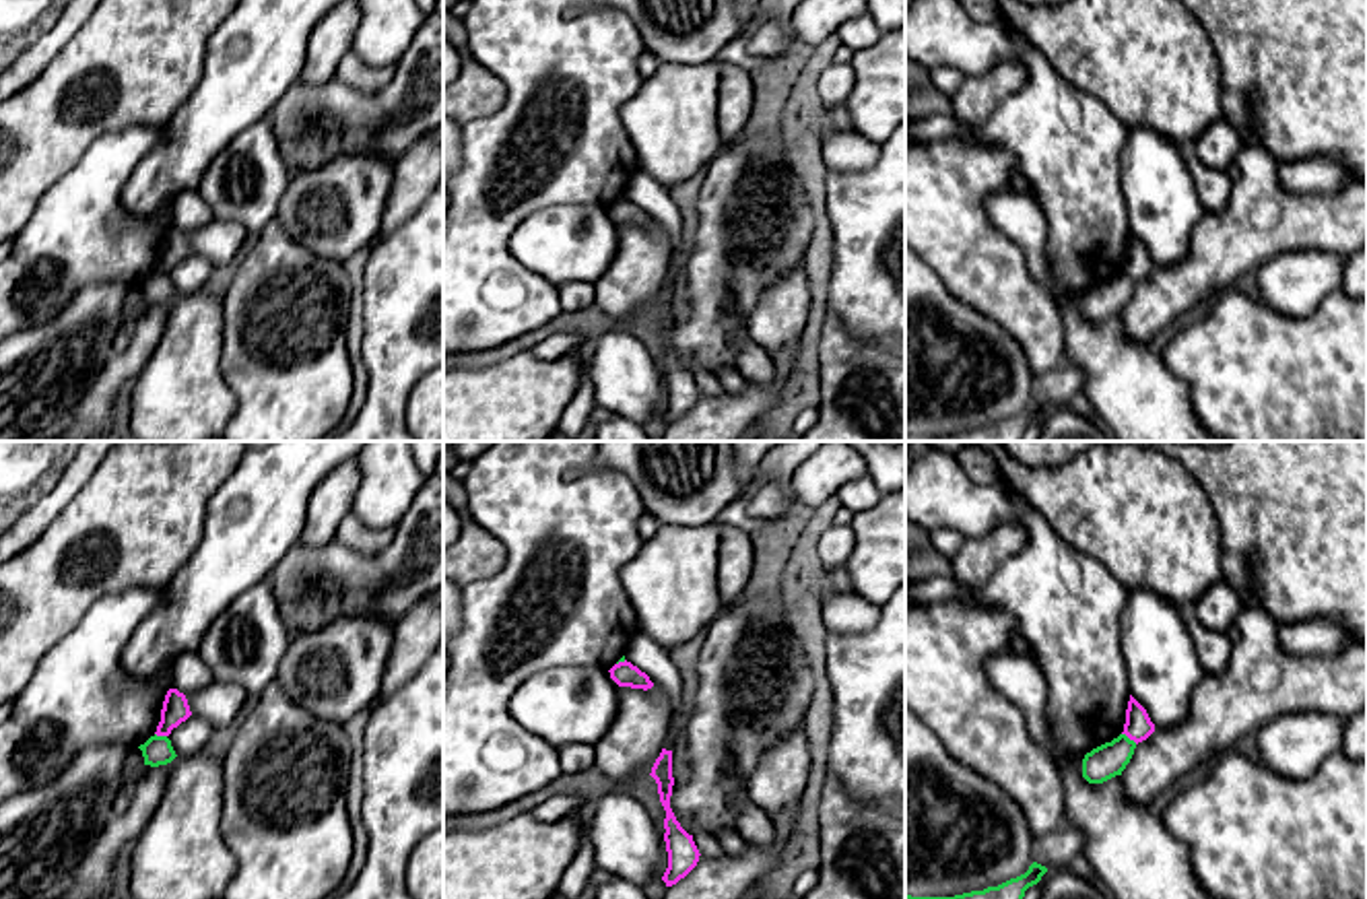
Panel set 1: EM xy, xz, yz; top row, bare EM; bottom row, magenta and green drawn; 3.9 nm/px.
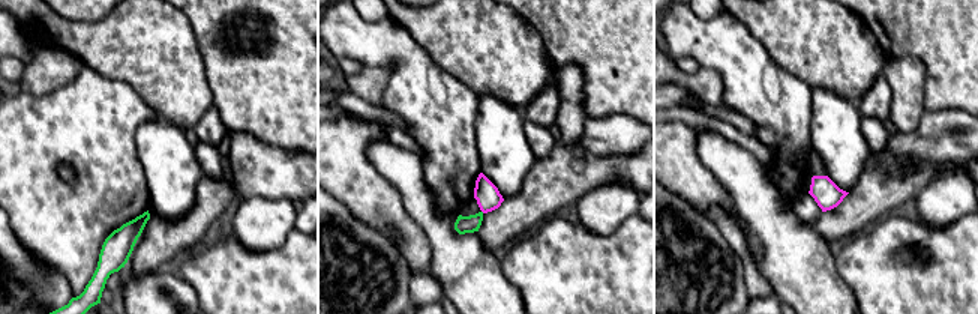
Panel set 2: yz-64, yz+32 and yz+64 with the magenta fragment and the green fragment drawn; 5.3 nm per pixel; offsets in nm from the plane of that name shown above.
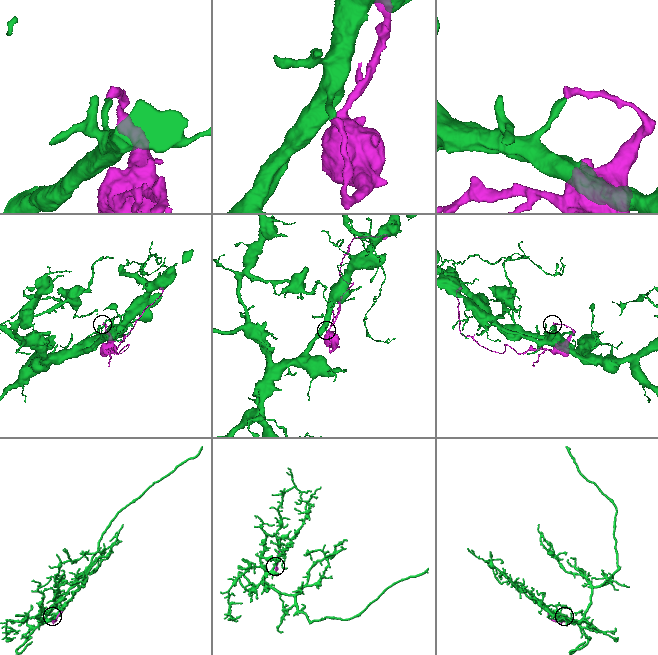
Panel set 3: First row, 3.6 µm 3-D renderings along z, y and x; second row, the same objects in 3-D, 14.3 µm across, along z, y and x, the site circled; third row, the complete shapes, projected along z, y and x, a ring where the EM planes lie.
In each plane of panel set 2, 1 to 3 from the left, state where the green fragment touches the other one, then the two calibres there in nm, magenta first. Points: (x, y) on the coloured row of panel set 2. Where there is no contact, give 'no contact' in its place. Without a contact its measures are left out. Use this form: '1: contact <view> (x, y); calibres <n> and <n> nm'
1: no contact
2: no contact
3: no contact

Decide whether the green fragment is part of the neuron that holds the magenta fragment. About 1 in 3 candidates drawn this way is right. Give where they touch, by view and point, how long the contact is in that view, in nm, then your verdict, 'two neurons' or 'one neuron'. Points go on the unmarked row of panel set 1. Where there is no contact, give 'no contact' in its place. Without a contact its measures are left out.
yz (1130, 277) | 80 nm | two neurons

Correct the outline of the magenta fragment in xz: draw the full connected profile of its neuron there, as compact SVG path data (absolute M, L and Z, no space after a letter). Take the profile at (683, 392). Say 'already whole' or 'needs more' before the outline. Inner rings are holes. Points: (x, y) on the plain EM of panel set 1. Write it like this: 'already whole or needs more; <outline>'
already whole; M662 287L649 313L658 322L660 340L666 348L664 379L666 379L666 390L668 390L668 406L664 410L662 419L666 421L666 425L672 425L697 404L701 392L693 379L693 373L689 373L680 365L680 361L676 359L676 355L670 346L670 334L672 334L672 324L674 324L672 289Z

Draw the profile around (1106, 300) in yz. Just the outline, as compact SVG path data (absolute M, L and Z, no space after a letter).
M1120 272L1111 280L1105 280L1082 297L1082 315L1089 322L1103 322L1115 313L1122 313L1134 293L1136 280L1126 272Z

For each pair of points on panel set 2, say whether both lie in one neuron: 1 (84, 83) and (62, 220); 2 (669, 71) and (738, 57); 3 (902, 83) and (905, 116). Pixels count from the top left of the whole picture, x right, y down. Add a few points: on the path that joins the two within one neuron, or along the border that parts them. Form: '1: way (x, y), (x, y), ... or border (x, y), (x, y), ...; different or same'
1: way (90, 117), (92, 185); same
2: border (669, 51), (675, 59); different
3: way (905, 90), (905, 108); same

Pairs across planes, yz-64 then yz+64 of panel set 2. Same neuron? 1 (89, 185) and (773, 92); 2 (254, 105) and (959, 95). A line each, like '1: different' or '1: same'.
1: same
2: same

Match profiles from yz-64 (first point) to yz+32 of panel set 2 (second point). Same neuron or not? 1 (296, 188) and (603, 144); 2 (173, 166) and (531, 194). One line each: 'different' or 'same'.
1: different
2: different

